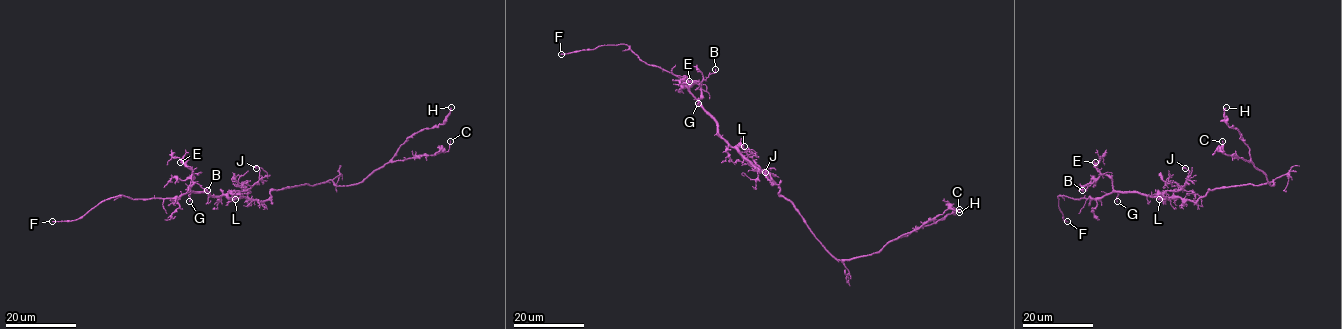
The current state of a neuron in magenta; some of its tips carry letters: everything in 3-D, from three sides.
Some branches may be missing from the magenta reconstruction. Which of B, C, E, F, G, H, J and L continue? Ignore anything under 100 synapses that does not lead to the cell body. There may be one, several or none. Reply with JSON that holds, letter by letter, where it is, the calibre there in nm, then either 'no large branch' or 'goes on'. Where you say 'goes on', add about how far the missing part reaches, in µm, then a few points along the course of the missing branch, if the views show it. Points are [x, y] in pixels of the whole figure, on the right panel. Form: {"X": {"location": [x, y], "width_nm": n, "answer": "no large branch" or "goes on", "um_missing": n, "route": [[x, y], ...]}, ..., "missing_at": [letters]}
{"B": {"location": [1082, 190], "width_nm": 150, "answer": "no large branch"}, "C": {"location": [1222, 141], "width_nm": 130, "answer": "no large branch"}, "E": {"location": [1095, 162], "width_nm": 150, "answer": "no large branch"}, "F": {"location": [1067, 221], "width_nm": 150, "answer": "goes on", "um_missing": 45, "route": [[1067, 221], [1080, 218], [1114, 230], [1123, 228]]}, "G": {"location": [1117, 201], "width_nm": 100, "answer": "no large branch"}, "H": {"location": [1226, 107], "width_nm": 180, "answer": "no large branch"}, "J": {"location": [1185, 168], "width_nm": 120, "answer": "no large branch"}, "L": {"location": [1159, 199], "width_nm": 170, "answer": "no large branch"}, "missing_at": ["F"]}

